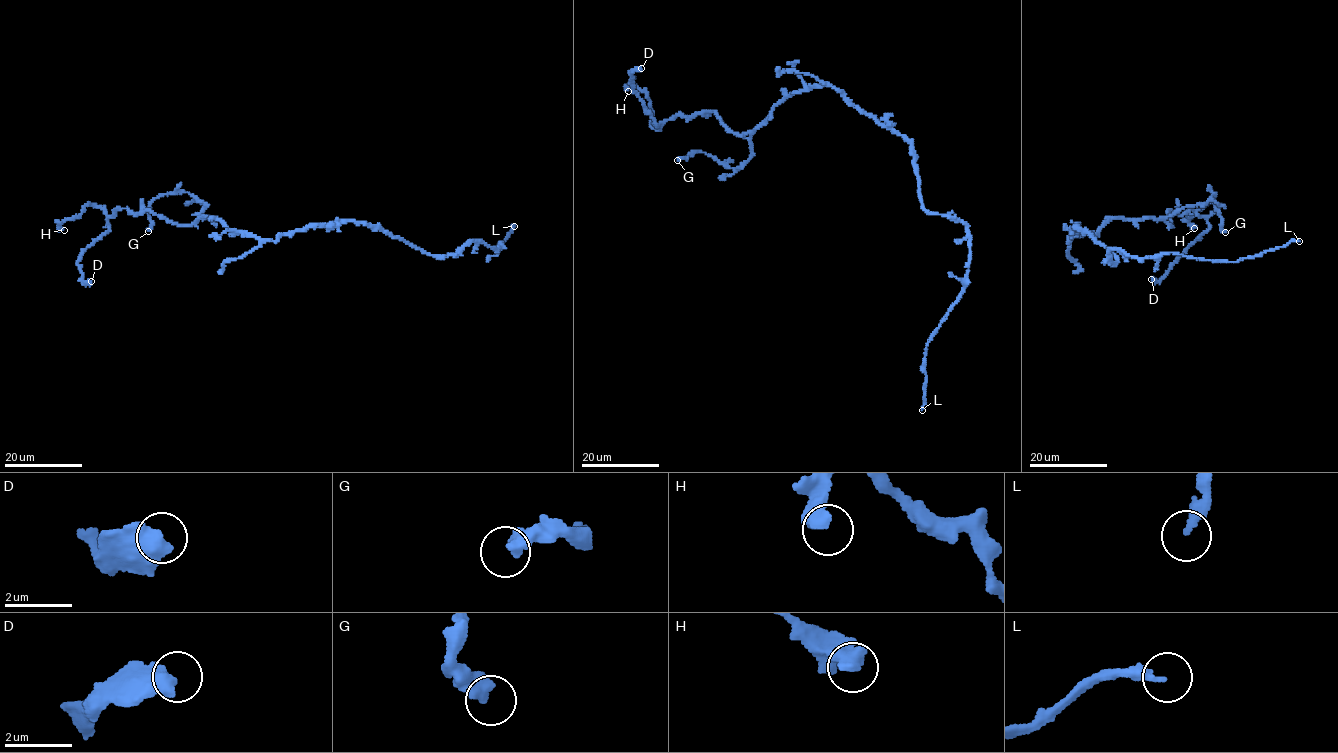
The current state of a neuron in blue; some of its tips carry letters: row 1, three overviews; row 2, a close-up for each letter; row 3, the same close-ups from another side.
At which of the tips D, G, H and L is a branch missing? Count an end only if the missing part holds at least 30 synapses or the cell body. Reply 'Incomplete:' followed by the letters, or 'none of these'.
Incomplete: L

